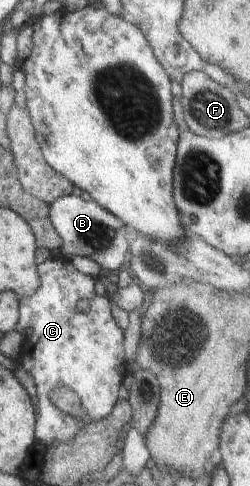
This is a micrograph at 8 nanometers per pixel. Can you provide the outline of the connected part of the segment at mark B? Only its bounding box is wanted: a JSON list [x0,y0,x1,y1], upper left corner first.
[50,195,130,273]

